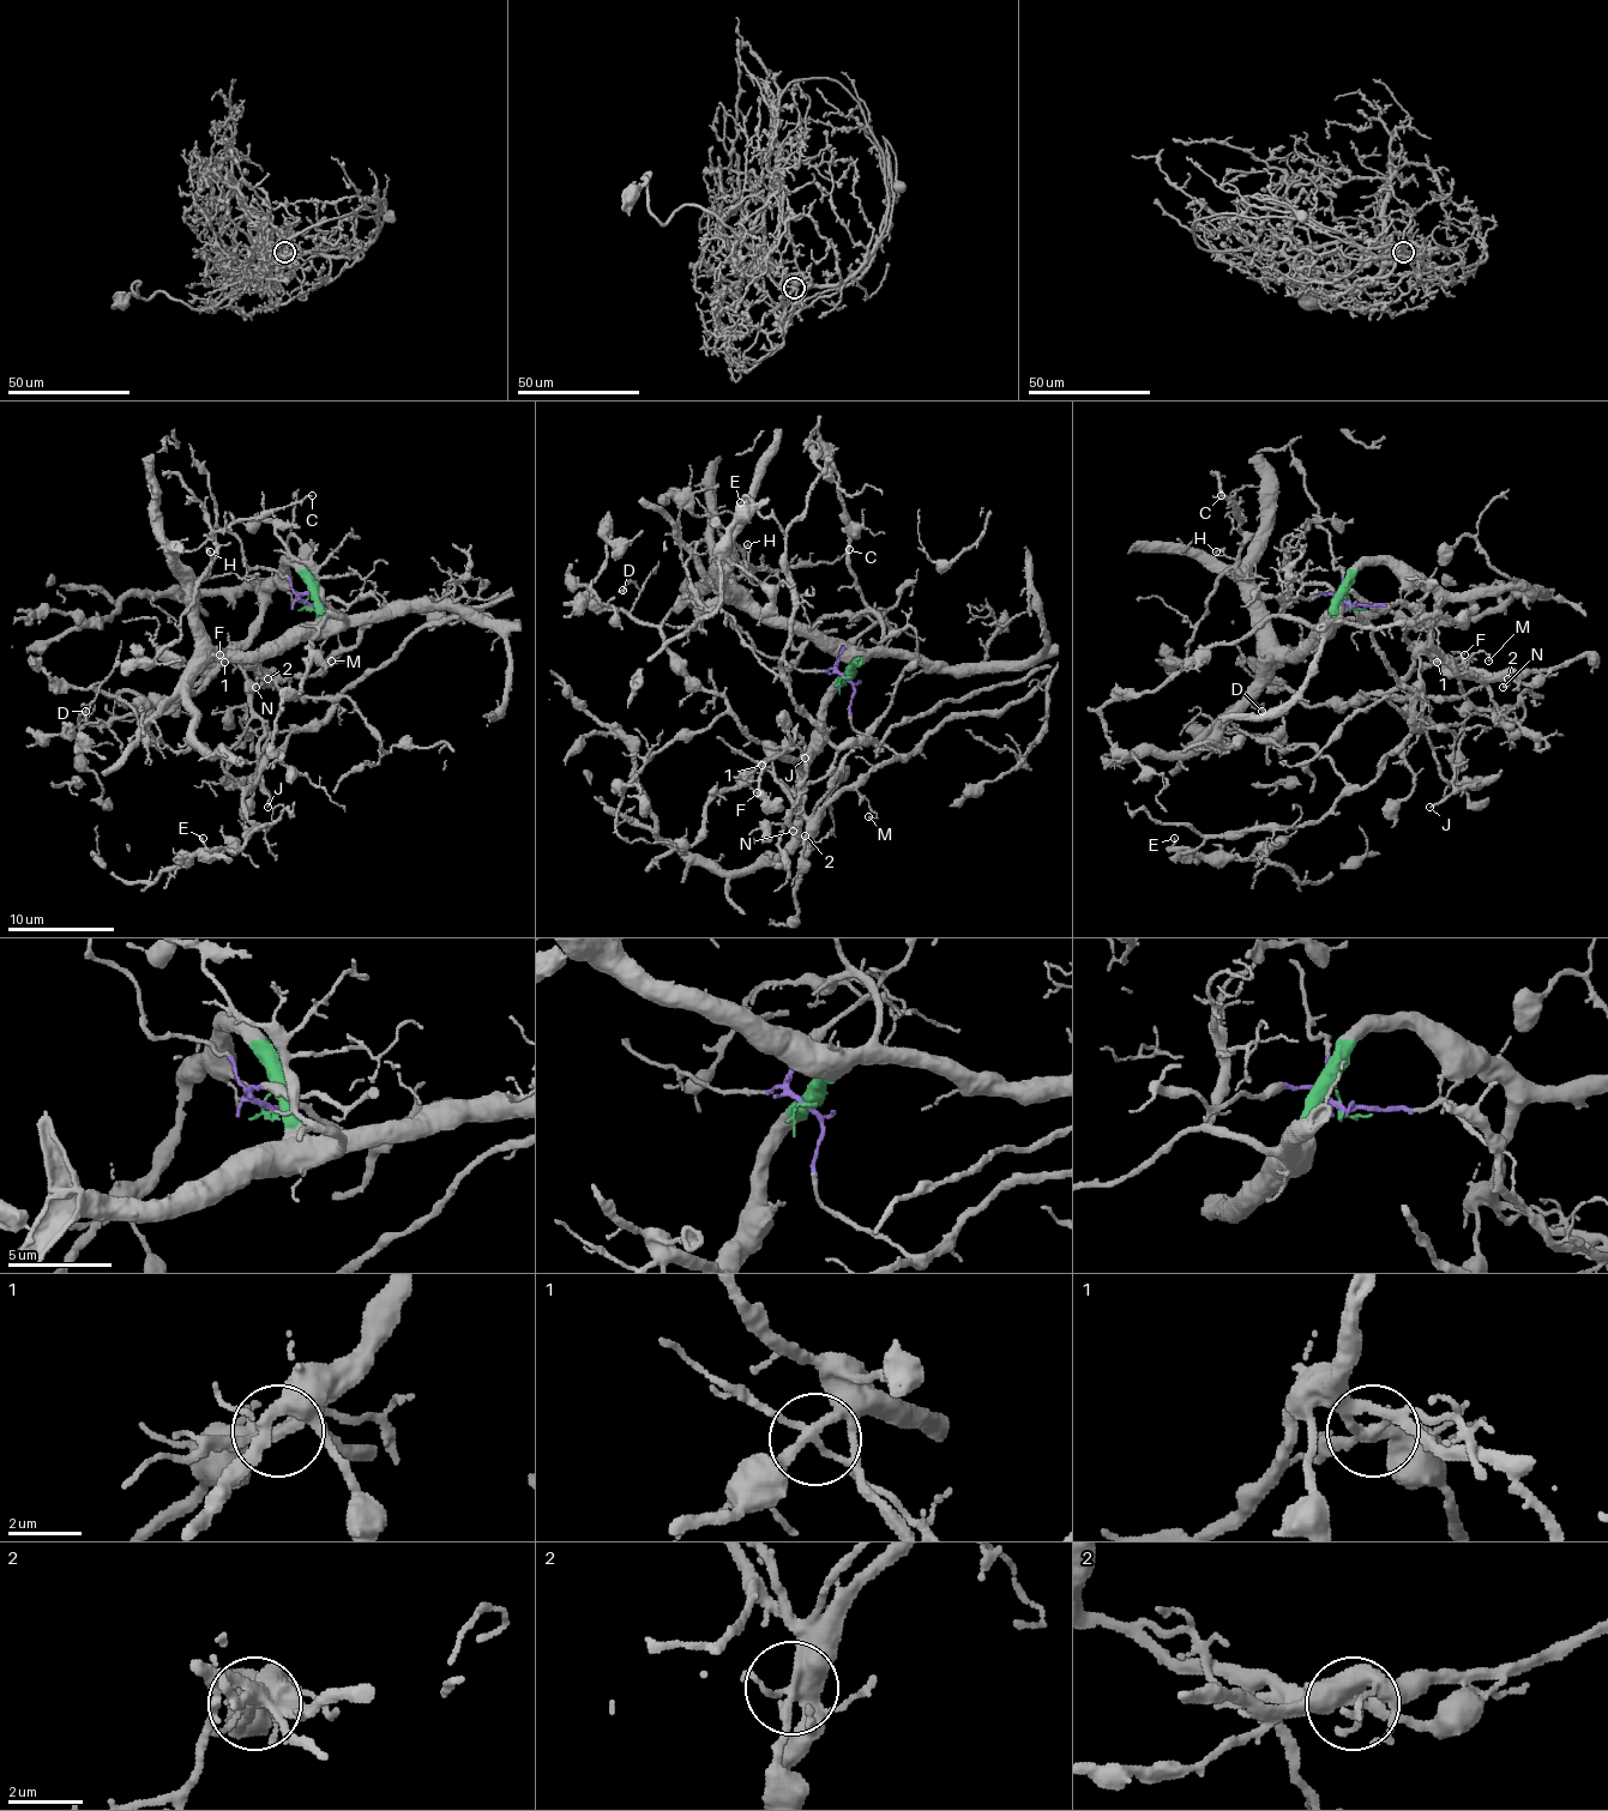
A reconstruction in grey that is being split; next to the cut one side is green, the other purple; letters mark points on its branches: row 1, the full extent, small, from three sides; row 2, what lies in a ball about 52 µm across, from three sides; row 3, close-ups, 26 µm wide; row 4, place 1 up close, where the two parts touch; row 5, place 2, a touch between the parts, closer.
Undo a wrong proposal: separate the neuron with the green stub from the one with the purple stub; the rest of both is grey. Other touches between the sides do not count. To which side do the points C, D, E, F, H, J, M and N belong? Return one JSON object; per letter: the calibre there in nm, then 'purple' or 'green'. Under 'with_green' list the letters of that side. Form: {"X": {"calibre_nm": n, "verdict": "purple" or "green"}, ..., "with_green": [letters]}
{"C": {"calibre_nm": 100, "verdict": "green"}, "D": {"calibre_nm": 120, "verdict": "green"}, "E": {"calibre_nm": 110, "verdict": "purple"}, "F": {"calibre_nm": 140, "verdict": "green"}, "H": {"calibre_nm": 150, "verdict": "green"}, "J": {"calibre_nm": 160, "verdict": "purple"}, "M": {"calibre_nm": 130, "verdict": "purple"}, "N": {"calibre_nm": 140, "verdict": "purple"}, "with_green": ["C", "D", "F", "H"]}

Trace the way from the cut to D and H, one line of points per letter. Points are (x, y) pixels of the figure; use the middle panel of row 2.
D: (843, 678), (813, 750), (800, 764), (776, 759), (630, 613), (634, 583), (621, 591)
H: (843, 678), (853, 663), (848, 655), (837, 655), (789, 626), (774, 626), (734, 586), (750, 562), (747, 543)

